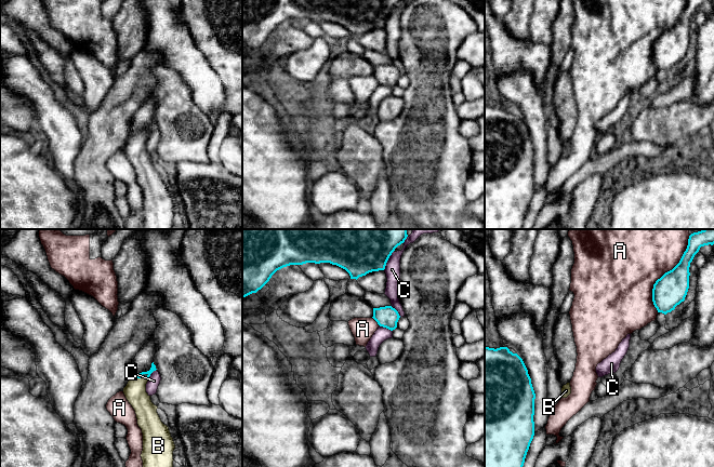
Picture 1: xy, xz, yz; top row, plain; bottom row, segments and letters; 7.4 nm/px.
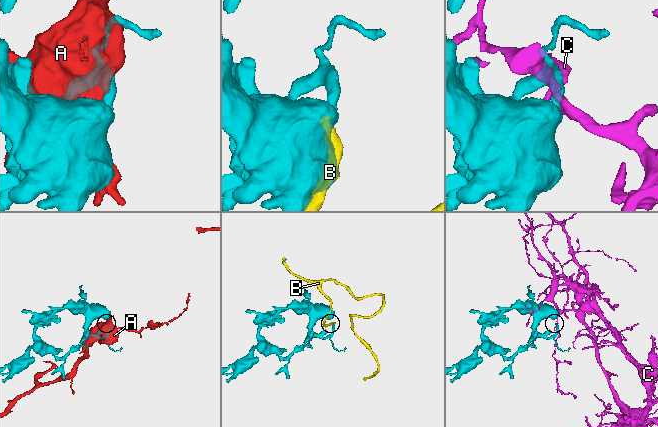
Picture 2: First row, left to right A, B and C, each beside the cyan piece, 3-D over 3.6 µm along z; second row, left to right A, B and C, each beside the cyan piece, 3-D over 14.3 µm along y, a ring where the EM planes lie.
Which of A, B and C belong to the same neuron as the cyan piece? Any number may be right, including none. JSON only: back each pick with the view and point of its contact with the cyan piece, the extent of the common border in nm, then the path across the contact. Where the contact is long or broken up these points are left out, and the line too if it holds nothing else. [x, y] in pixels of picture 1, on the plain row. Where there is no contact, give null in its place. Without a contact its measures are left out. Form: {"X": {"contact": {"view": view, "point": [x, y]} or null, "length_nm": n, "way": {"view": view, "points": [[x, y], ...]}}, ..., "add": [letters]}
{"B": {"contact": {"view": "xy", "point": [141, 135]}, "length_nm": 110, "way": {"view": "xy", "points": [[144, 132], [141, 135], [135, 150]]}}, "add": ["B"]}

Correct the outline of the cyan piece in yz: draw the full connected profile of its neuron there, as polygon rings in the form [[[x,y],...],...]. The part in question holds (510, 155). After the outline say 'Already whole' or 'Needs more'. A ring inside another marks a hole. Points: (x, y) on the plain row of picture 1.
[[[485,104],[485,229],[521,229],[527,210],[534,194],[534,157],[536,151],[531,136],[523,117],[507,105],[489,106]]]. Already whole

